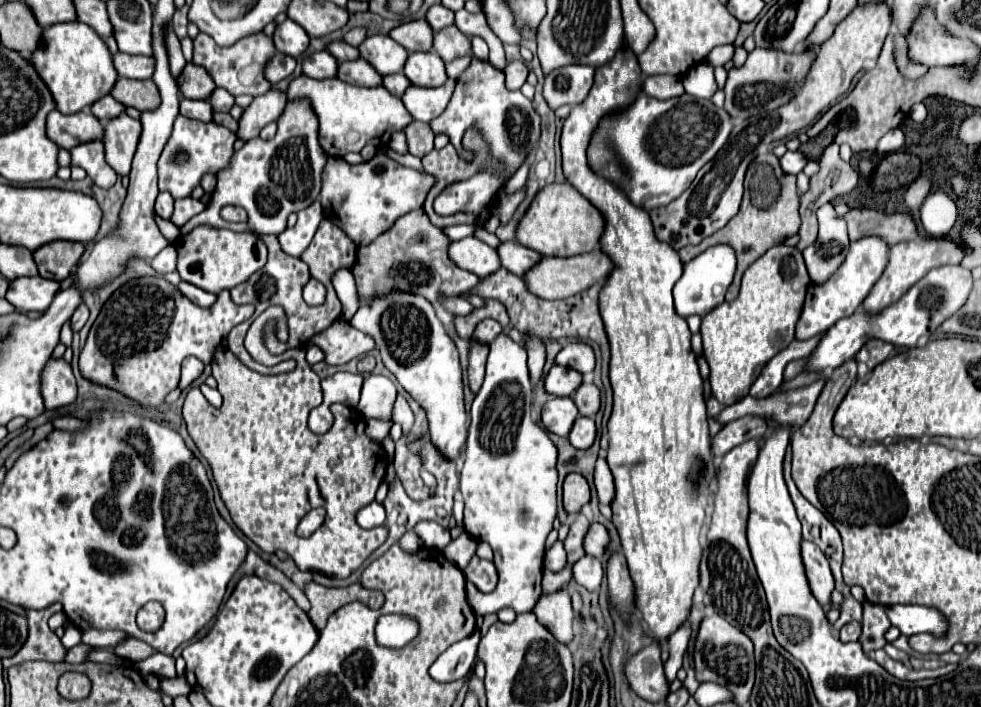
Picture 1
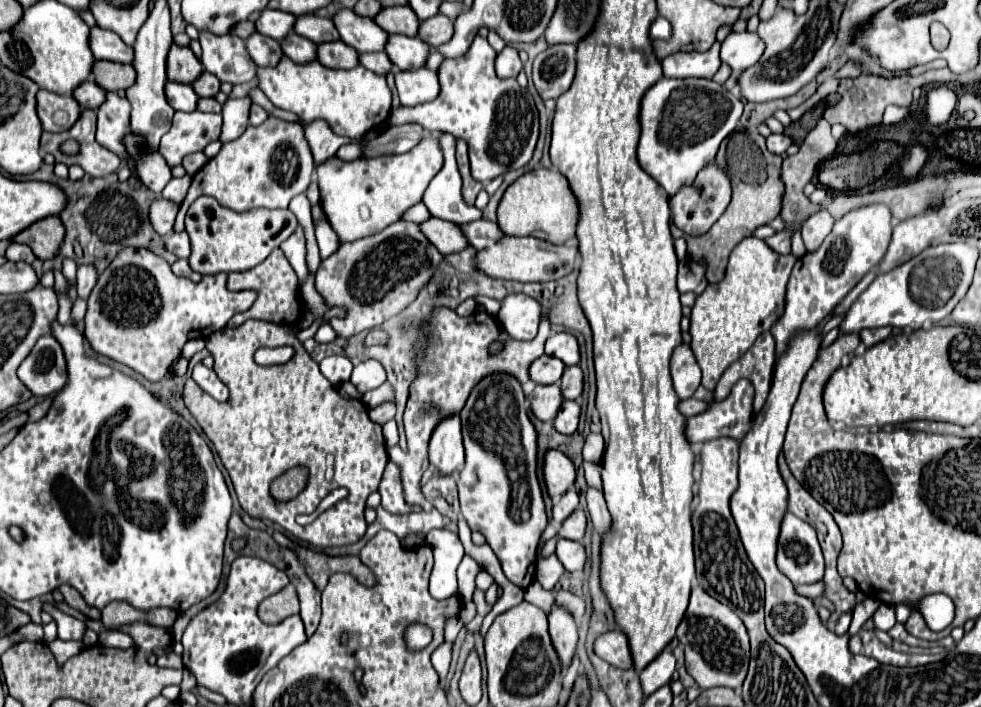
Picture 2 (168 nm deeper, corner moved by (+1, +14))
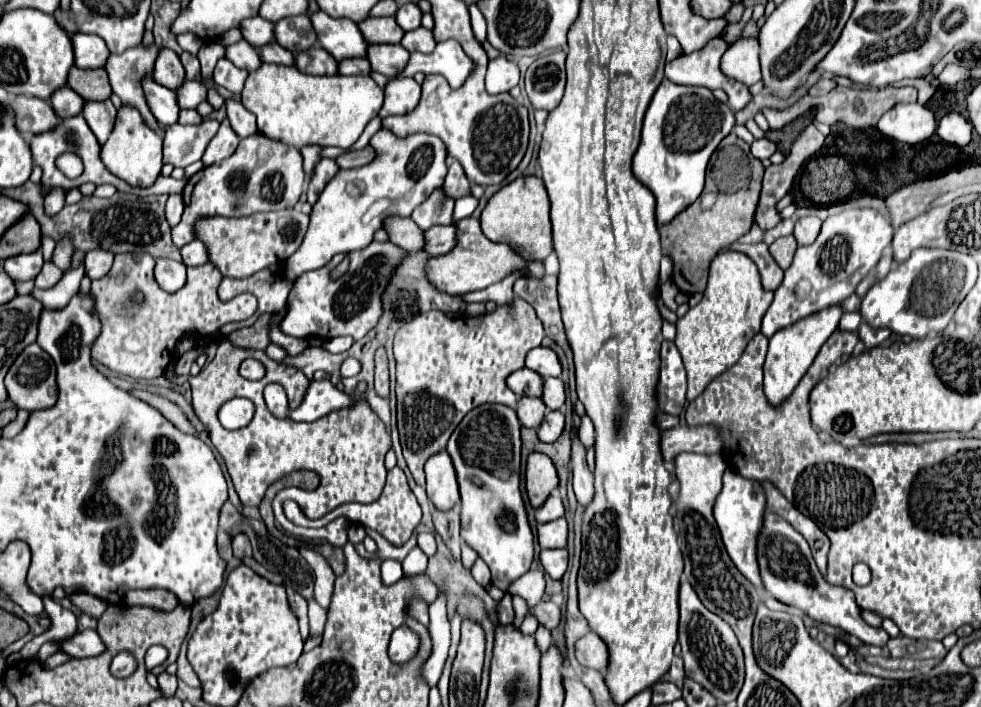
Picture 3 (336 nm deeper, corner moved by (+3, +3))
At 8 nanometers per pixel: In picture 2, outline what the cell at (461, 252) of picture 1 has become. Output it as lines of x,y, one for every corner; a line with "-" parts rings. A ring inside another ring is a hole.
428,218
426,222
418,224
420,232
428,238
430,244
438,248
440,254
446,252
458,252
458,248
466,248
466,238
460,234
460,228
456,224
450,224
446,220

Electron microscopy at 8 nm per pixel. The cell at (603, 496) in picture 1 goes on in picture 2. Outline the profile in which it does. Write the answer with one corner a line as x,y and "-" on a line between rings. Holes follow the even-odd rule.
590,432
586,436
586,442
584,442
584,460
592,460
592,462
600,462
602,458
602,452
604,452
604,440
602,440
602,434
600,432

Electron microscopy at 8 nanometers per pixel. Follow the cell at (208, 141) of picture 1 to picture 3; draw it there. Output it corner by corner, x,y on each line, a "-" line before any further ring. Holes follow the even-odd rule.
204,119
200,125
172,125
164,133
164,163
188,167
200,161
208,143
218,131
218,121

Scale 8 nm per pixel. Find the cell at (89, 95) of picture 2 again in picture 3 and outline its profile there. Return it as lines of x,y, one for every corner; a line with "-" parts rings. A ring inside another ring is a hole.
62,87
60,91
54,91
54,95
52,95
52,107
54,107
56,115
62,117
62,119
80,115
84,103
86,103
86,99
80,97
80,95
78,95
74,89
70,89
70,87

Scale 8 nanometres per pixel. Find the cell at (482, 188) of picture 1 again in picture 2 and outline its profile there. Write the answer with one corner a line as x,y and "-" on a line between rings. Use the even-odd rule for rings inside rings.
478,36
466,56
444,60
438,68
440,94
428,102
412,108
392,108
390,124
420,124
430,132
447,132
468,144
472,164
472,178
488,184
492,178
522,168
530,162
538,140
538,110
532,94
522,90
514,78
502,80
494,72
496,52
486,38

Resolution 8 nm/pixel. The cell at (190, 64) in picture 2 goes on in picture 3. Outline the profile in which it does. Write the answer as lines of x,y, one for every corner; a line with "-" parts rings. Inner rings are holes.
162,49
158,59
156,59
156,65
154,65
154,81
168,87
168,89
176,89
180,87
184,81
186,81
186,75
184,75
184,67
178,59
178,55
172,51
172,49

